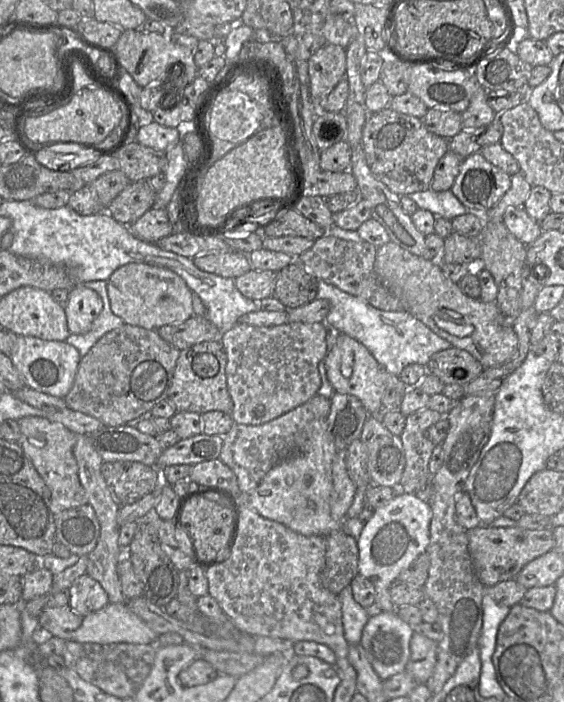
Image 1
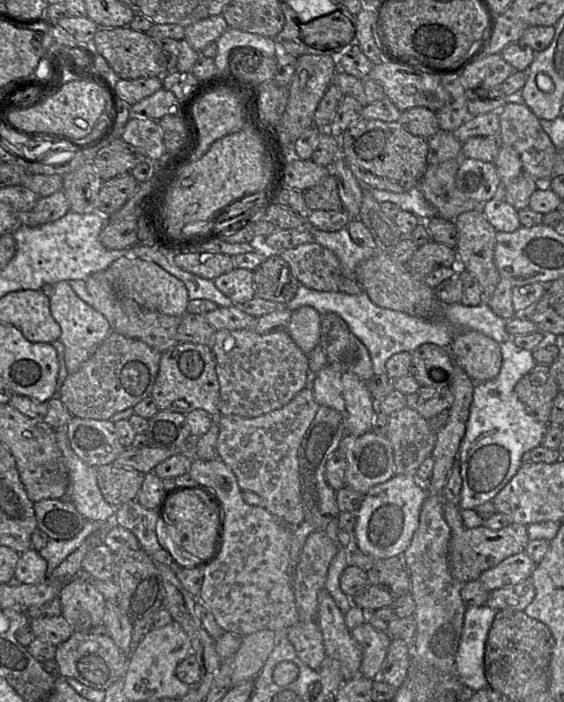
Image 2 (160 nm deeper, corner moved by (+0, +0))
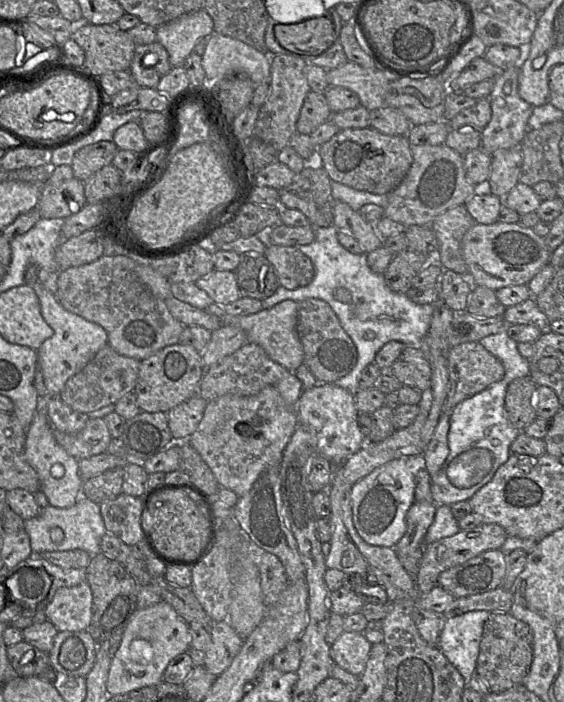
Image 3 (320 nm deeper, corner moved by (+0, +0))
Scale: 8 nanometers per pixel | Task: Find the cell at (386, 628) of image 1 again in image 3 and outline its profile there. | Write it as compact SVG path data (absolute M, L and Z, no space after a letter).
M344 632L330 647L330 656L334 663L347 672L360 676L369 658L372 644L364 634Z

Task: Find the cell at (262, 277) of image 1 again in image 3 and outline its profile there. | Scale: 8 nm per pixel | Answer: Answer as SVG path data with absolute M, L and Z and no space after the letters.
M212 271L200 278L195 285L204 290L215 304L221 306L233 303L241 298L235 272Z

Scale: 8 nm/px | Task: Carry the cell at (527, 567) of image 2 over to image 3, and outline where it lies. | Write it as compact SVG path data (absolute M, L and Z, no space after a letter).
M489 550L443 571L438 586L455 599L463 598L500 587L505 572L506 555L501 550Z

